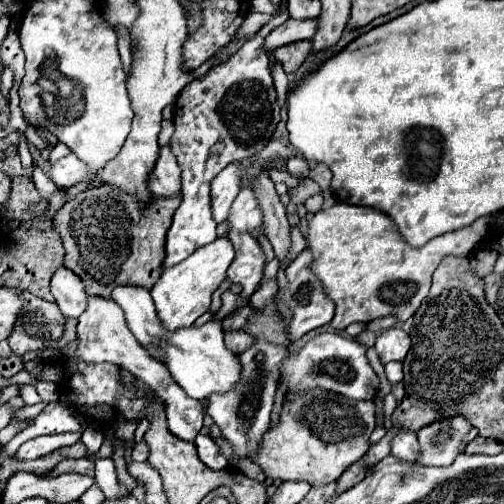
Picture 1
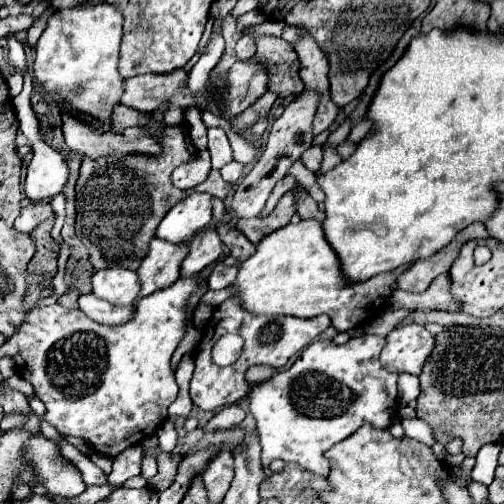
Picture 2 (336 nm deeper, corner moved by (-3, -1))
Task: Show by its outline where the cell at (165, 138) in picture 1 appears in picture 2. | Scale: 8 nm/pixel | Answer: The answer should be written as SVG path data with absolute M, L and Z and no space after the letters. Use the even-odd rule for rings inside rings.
M168 107L162 121L164 121L166 127L178 127L178 125L184 123L184 113L182 113L180 107Z

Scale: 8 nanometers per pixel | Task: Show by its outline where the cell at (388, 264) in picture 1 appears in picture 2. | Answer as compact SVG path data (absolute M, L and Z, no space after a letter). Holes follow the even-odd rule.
M302 219L300 223L288 223L284 227L280 227L278 231L274 231L274 235L266 235L260 245L256 245L256 253L252 257L248 257L242 265L240 265L240 271L238 271L238 277L234 281L234 287L238 289L238 297L242 301L242 305L252 311L252 313L258 313L258 315L296 315L296 317L316 317L320 313L326 313L330 319L332 319L332 325L338 329L338 331L350 331L374 317L378 317L390 295L392 295L392 287L398 279L398 275L402 275L408 267L412 267L412 263L406 263L406 265L400 265L396 267L394 271L388 271L388 273L380 273L380 275L374 275L370 277L368 281L360 281L360 283L346 283L344 275L342 275L342 269L340 269L340 261L338 261L338 255L336 251L330 247L326 235L324 235L324 229L322 229L322 223L316 221L316 219Z

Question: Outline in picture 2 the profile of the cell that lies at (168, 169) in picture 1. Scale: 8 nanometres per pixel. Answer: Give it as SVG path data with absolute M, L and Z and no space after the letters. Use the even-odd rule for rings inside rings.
M64 113L64 139L66 145L76 151L82 153L90 159L98 159L98 157L126 157L126 155L160 155L160 143L152 137L144 137L144 139L136 139L136 141L126 141L120 133L96 133L92 131L88 125L84 125L82 121L70 117L68 113Z

